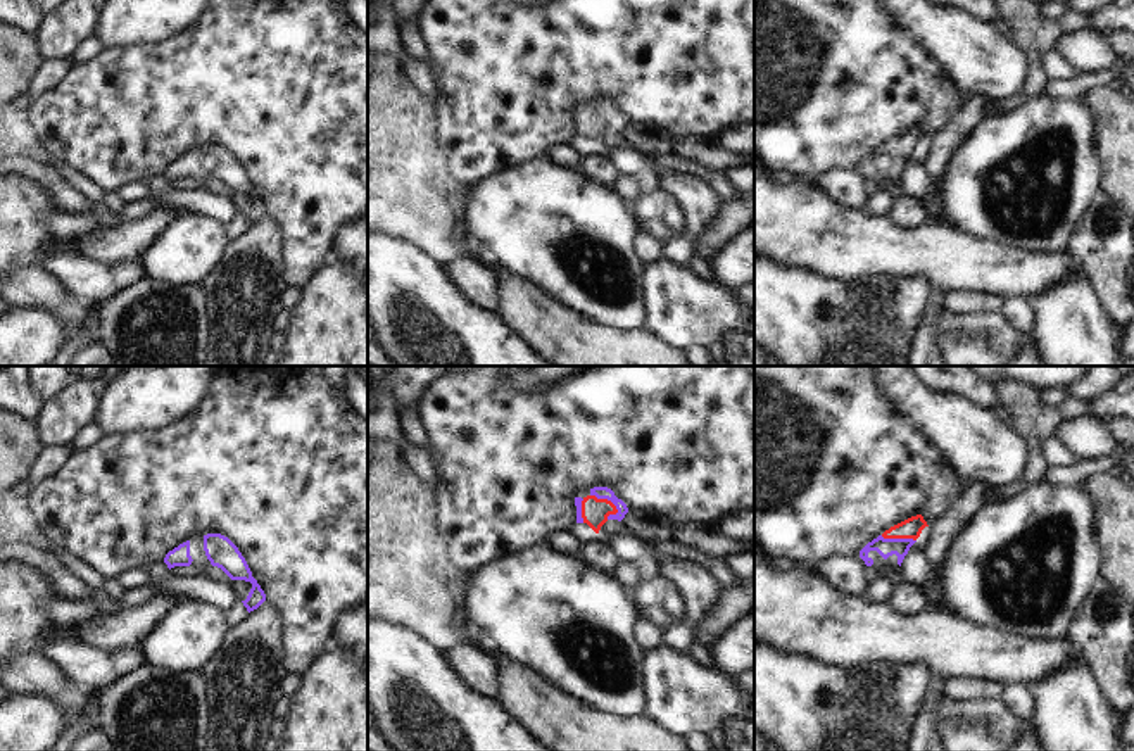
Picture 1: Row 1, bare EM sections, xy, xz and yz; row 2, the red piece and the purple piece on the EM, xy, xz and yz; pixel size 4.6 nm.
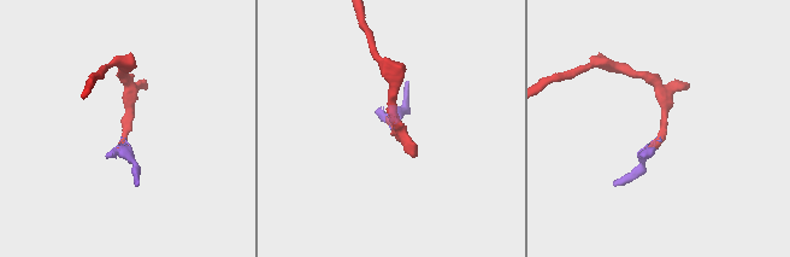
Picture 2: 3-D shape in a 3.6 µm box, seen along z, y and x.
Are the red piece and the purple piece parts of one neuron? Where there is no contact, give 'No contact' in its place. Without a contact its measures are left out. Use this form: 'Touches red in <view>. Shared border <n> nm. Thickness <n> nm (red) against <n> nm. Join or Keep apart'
Touches red in xz. Shared border 160 nm. Thickness 130 nm (red) against 60 nm. Join.

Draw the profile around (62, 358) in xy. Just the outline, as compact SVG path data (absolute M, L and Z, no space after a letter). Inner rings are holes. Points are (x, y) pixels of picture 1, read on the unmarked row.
M97 307L90 309L90 319L83 330L83 333L69 345L62 345L62 349L55 354L52 366L69 366L74 354L90 344L90 340L97 340L98 316Z

